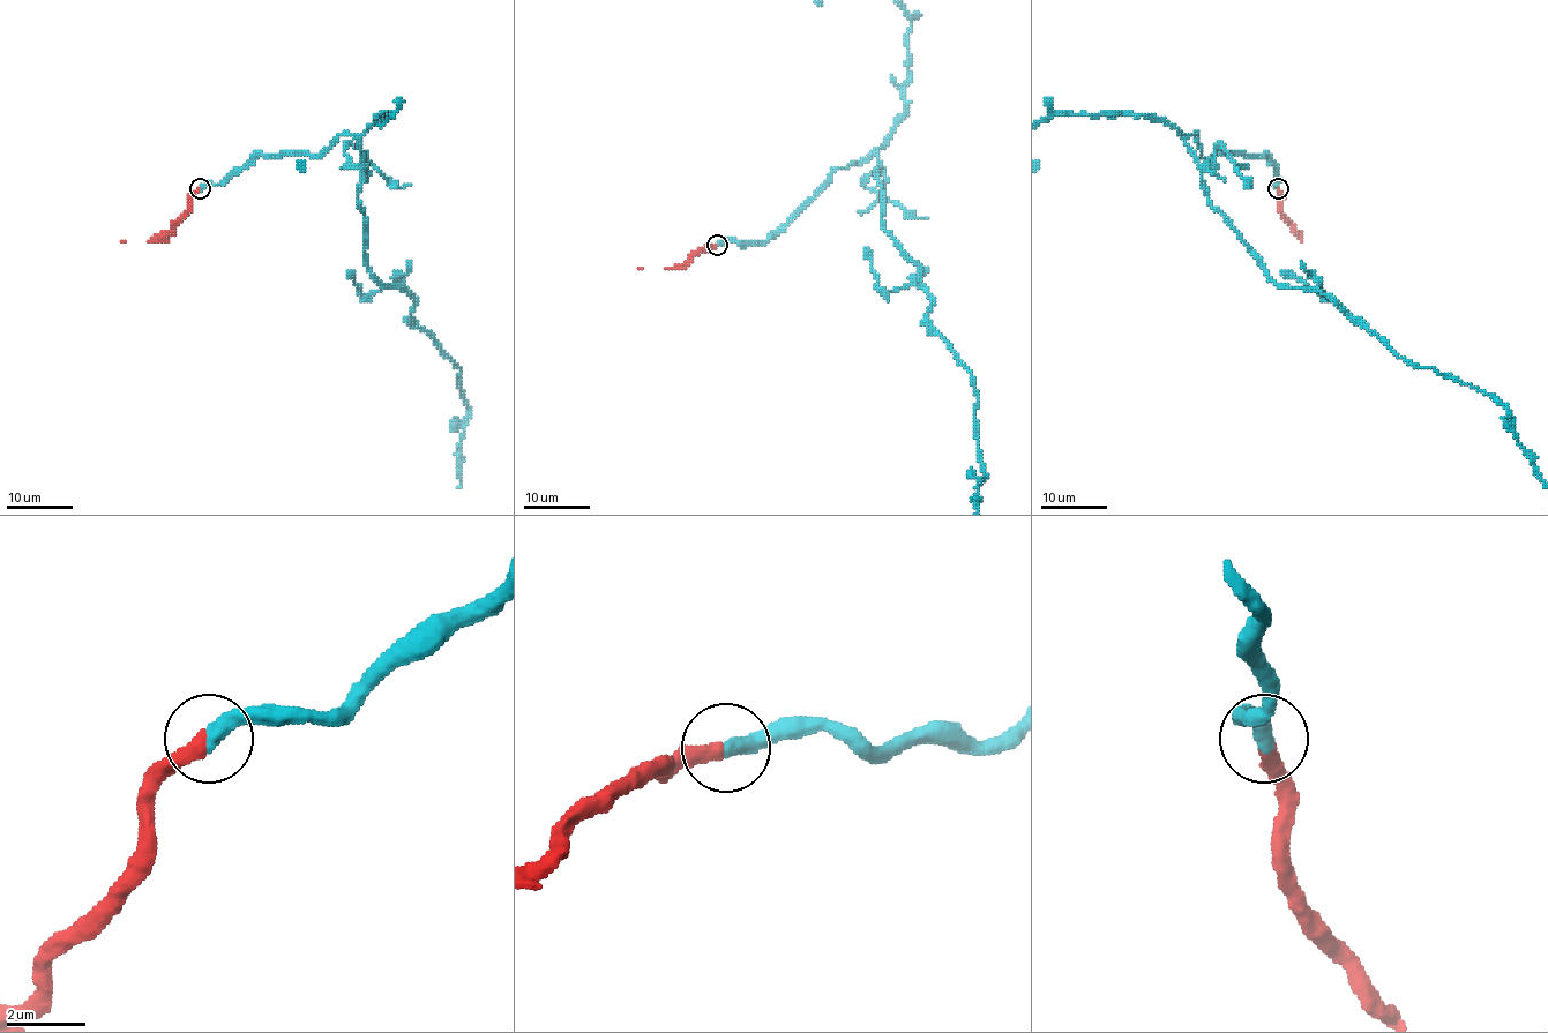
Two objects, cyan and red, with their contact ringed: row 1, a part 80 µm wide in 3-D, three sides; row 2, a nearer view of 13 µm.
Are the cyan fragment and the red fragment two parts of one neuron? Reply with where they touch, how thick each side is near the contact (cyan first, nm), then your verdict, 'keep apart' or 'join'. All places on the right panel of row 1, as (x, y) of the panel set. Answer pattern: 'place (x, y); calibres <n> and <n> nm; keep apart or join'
place (1278, 188); calibres 440 and 420 nm; join

